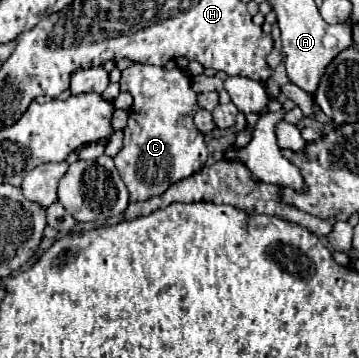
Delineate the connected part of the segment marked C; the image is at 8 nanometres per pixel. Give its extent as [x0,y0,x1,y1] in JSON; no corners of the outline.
[114,63,208,201]

